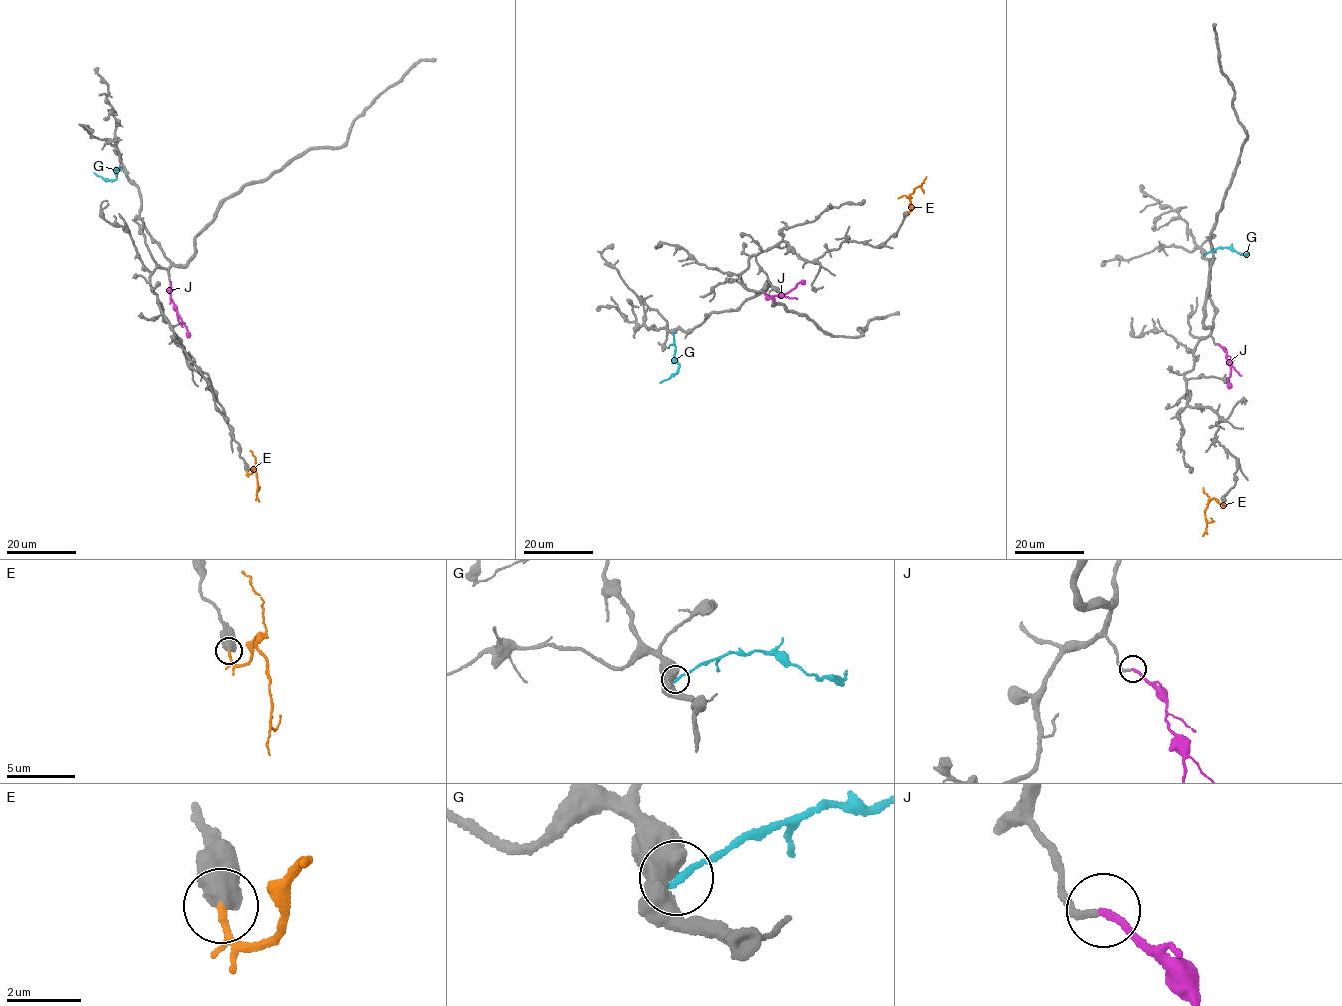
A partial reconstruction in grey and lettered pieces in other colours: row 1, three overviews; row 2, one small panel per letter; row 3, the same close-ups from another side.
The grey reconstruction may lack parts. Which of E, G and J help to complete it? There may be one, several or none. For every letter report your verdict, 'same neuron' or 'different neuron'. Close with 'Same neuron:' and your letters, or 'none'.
E: different neuron
G: different neuron
J: same neuron
Same neuron: J

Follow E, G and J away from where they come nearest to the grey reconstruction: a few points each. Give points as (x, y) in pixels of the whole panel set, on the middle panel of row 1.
E: (907, 212), (912, 207), (909, 197), (926, 177)
G: (673, 332), (674, 361), (680, 367), (668, 379), (659, 383)
J: (764, 293), (770, 298), (783, 294), (801, 280), (805, 281)

